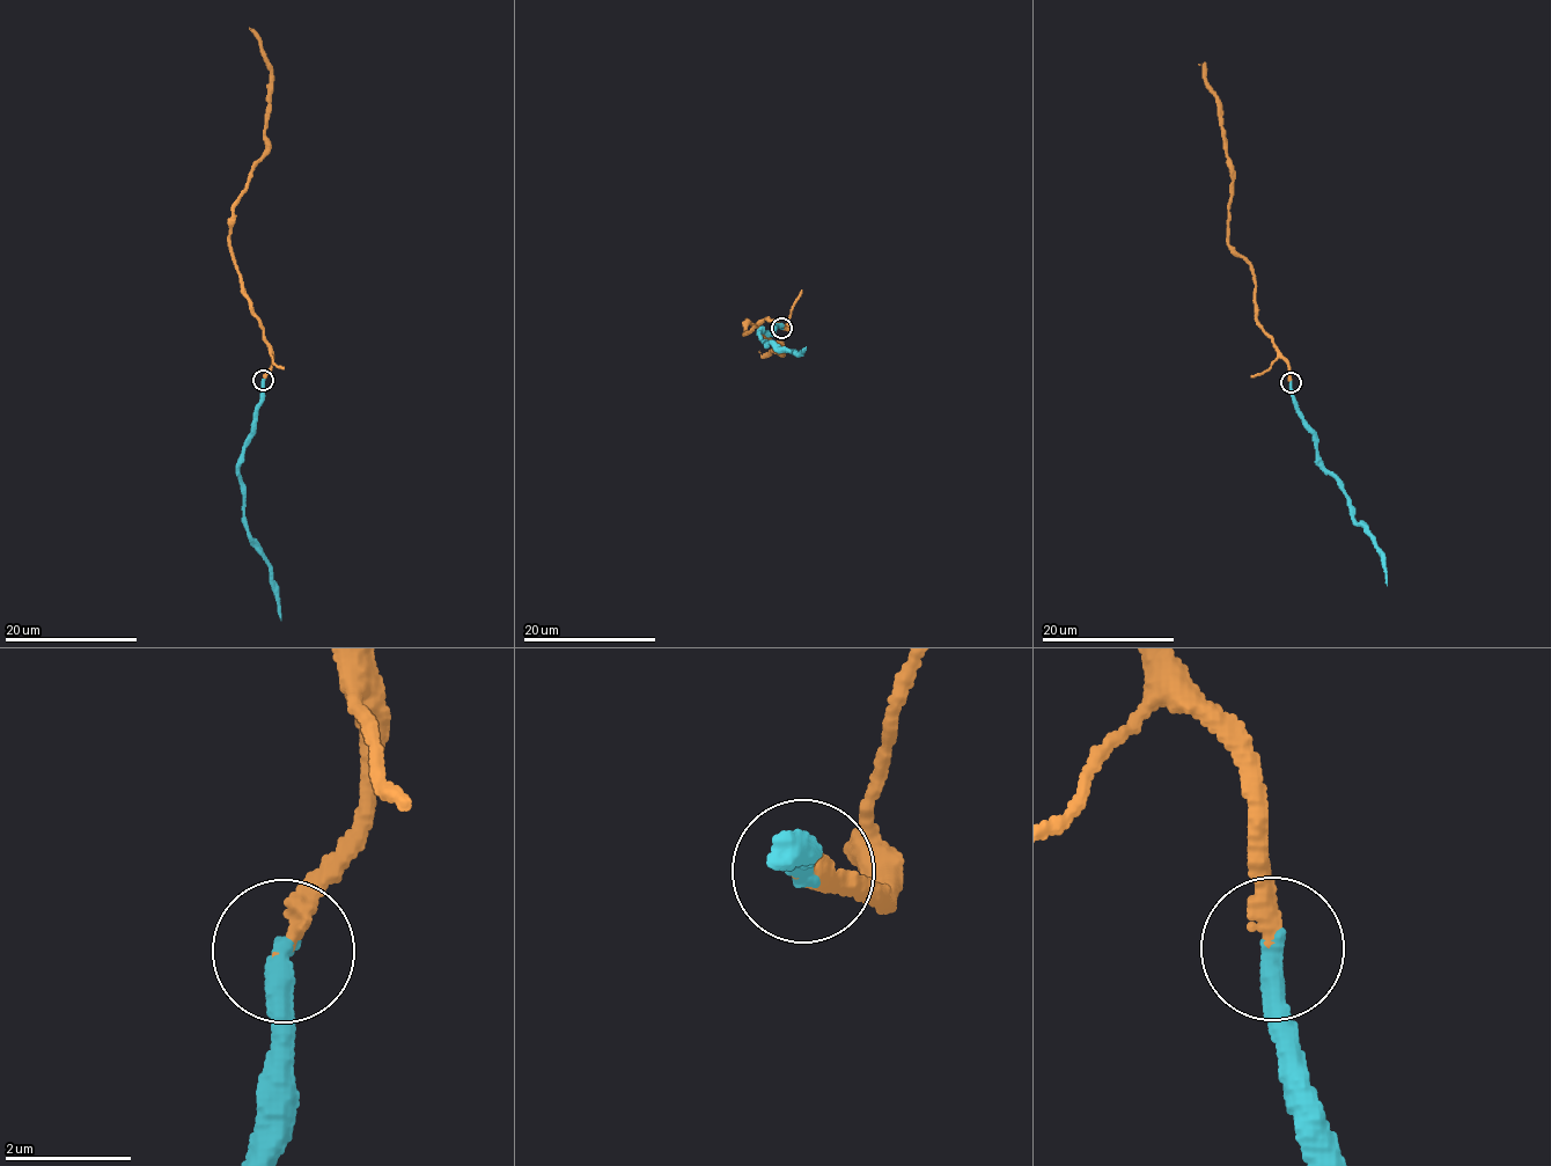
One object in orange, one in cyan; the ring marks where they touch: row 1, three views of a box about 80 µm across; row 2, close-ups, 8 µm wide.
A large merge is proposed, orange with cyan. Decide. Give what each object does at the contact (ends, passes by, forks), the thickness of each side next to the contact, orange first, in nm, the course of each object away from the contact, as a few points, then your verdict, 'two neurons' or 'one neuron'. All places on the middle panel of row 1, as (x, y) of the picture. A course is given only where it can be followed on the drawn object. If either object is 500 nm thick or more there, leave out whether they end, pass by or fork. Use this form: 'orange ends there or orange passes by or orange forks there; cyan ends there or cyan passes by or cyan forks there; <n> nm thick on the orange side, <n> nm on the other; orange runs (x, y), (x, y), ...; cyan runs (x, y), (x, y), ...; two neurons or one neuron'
orange ends there; cyan ends there; 280 nm thick on the orange side, 380 nm on the other; orange runs (781, 327), (789, 329), (766, 318), (745, 335), (744, 323), (778, 345), (781, 356), (759, 351); cyan runs (781, 327), (780, 323), (769, 332), (759, 331), (759, 338), (793, 352), (806, 346); one neuron

